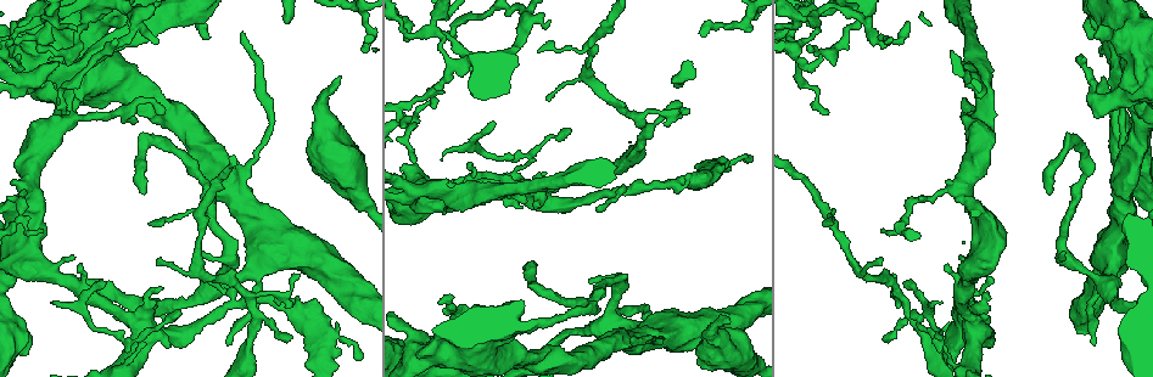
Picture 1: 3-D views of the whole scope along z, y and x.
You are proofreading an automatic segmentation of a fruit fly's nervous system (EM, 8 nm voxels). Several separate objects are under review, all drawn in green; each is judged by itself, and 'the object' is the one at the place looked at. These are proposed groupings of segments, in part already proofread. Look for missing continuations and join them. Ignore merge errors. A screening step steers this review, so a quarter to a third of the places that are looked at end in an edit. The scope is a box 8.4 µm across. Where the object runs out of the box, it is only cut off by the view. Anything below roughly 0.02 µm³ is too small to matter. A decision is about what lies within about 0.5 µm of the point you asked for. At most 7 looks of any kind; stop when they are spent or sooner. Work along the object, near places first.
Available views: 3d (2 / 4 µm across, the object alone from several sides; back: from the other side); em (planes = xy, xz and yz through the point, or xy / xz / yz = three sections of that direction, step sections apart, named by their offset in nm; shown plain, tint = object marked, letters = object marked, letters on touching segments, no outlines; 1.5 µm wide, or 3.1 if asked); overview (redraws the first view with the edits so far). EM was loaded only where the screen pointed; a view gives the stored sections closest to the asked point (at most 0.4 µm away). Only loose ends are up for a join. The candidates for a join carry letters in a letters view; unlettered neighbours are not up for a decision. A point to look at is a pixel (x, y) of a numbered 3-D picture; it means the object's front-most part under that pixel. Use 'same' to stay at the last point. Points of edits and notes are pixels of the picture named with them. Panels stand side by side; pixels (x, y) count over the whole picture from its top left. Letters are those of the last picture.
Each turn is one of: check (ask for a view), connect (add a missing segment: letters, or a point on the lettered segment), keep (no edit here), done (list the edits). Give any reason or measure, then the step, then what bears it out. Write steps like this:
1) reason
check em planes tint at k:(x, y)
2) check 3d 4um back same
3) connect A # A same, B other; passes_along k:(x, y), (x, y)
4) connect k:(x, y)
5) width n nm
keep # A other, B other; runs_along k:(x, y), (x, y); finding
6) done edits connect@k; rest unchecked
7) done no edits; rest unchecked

an open end
check 3d 4um at 1:(599, 208)

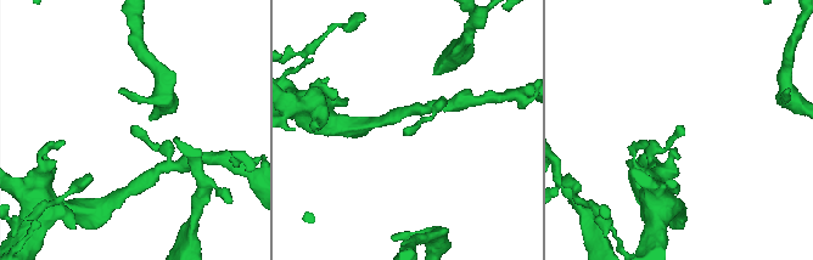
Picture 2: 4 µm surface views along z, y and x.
check em xz step 8 letters at 2:(406, 127)

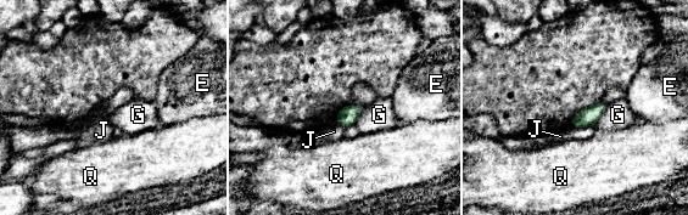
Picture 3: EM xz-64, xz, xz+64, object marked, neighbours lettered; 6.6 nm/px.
cut it another way
check em planes letters same

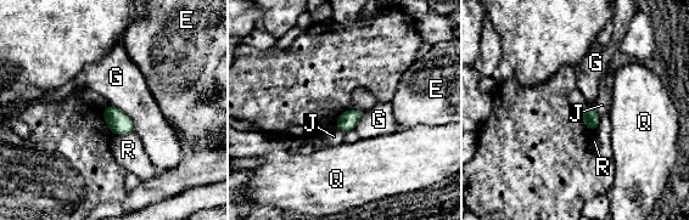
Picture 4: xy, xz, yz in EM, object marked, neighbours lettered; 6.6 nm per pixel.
longest_contact G 260 nm
keep # E other, G other, J other, Q other, R other; border 4:(110, 105), (132, 120), (135, 131); none of them fits

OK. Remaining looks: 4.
free end
check 3d 2um at 1:(678, 102)

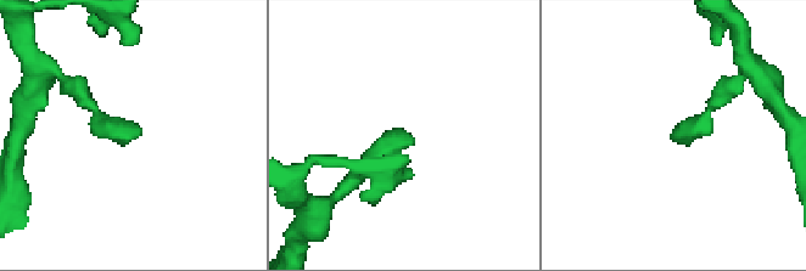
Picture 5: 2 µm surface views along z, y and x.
check em planes tint at 5:(681, 142)

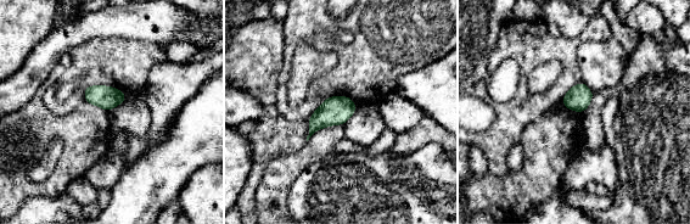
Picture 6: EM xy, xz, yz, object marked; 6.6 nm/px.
check em planes letters same

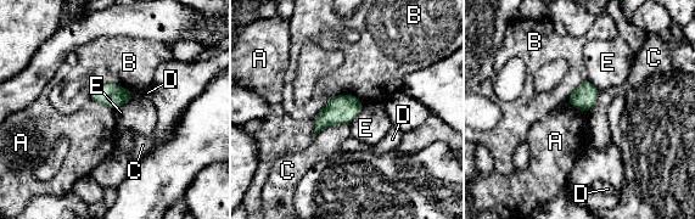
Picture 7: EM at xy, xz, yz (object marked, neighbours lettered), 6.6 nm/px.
keep # A other, B other, C other, D other, E other; border 7:(91, 100), (104, 104), (115, 111); none of them fits

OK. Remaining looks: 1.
done no edits; rest unchecked

